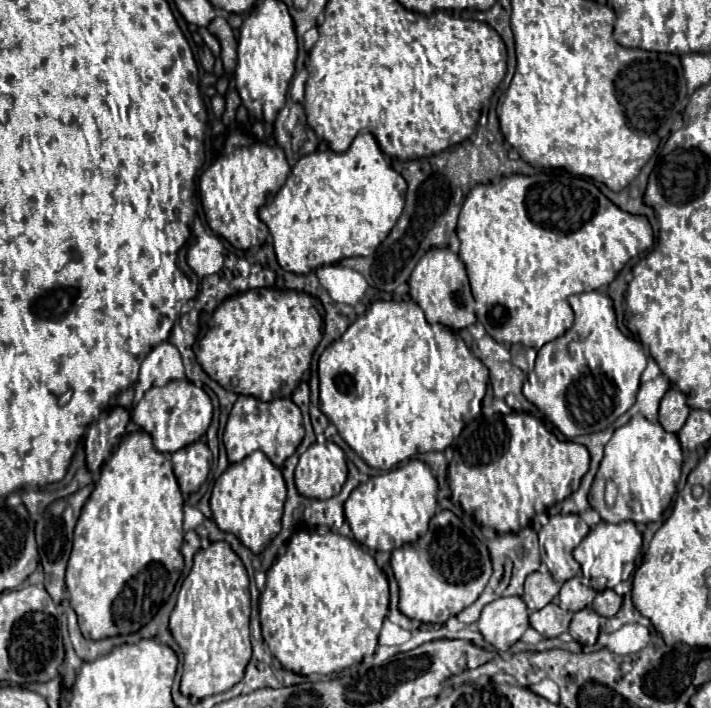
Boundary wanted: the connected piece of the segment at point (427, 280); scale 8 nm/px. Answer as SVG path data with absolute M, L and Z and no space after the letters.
M430 248L422 260L412 270L412 276L408 280L410 284L410 296L412 300L424 310L426 320L430 324L438 322L454 330L462 330L476 322L474 314L474 298L468 284L466 266L460 260L458 254L454 254L450 248Z

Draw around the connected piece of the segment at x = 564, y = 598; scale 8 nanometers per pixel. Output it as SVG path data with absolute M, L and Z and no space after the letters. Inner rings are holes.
M574 576L562 584L562 590L558 594L558 606L564 610L570 610L570 612L578 612L578 610L590 606L594 596L596 596L596 590L584 586L582 580L578 576Z

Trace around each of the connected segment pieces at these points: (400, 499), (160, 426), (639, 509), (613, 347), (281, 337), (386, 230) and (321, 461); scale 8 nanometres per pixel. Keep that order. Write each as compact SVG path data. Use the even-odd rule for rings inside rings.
M408 460L406 464L386 474L374 476L354 488L354 492L344 504L344 514L350 522L354 538L360 544L375 551L391 552L398 546L410 544L426 534L430 518L437 510L437 494L438 482L430 466L420 460ZM377 532L384 532L386 535L381 536L381 533Z
M172 380L166 386L150 388L144 398L134 406L132 420L152 436L154 448L164 454L172 454L186 444L200 440L212 420L212 402L208 394L188 380Z
M634 414L628 424L612 434L610 442L604 448L604 460L600 462L590 492L590 506L606 522L654 522L670 506L672 496L676 494L683 461L683 450L676 434L666 432L658 422L648 422L642 414ZM608 478L618 484L617 498L611 505L605 502Z
M584 292L568 298L576 314L574 326L538 350L535 367L522 393L568 438L608 428L636 400L640 374L648 356L638 340L624 336L616 324L612 298L602 292Z
M276 288L246 290L226 298L214 310L208 322L208 330L204 330L198 338L198 362L212 380L216 380L234 394L254 396L264 402L280 396L288 398L300 384L302 374L308 370L312 362L312 354L322 338L322 322L324 322L322 302L306 292Z
M360 132L352 146L346 150L346 152L334 152L334 150L326 150L326 152L312 152L308 156L302 156L294 166L292 166L292 172L286 180L286 184L280 188L280 192L274 196L272 204L270 206L262 206L260 208L260 220L268 226L272 238L274 238L274 250L276 250L276 260L278 264L288 270L288 272L296 272L296 274L308 274L312 272L314 268L322 266L322 264L336 264L338 260L342 258L350 258L350 256L372 256L374 250L378 248L378 244L390 234L390 230L394 228L396 220L400 218L402 214L402 208L404 208L404 196L406 196L406 180L402 178L402 174L398 174L386 160L384 160L384 154L376 142L376 138L370 134L370 132Z
M332 440L312 444L296 466L296 488L308 498L332 498L340 494L346 482L346 458L340 446Z

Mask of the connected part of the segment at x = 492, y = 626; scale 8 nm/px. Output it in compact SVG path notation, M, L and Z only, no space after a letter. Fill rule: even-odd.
M498 598L490 602L478 620L480 634L498 650L508 650L526 632L530 610L522 598Z

